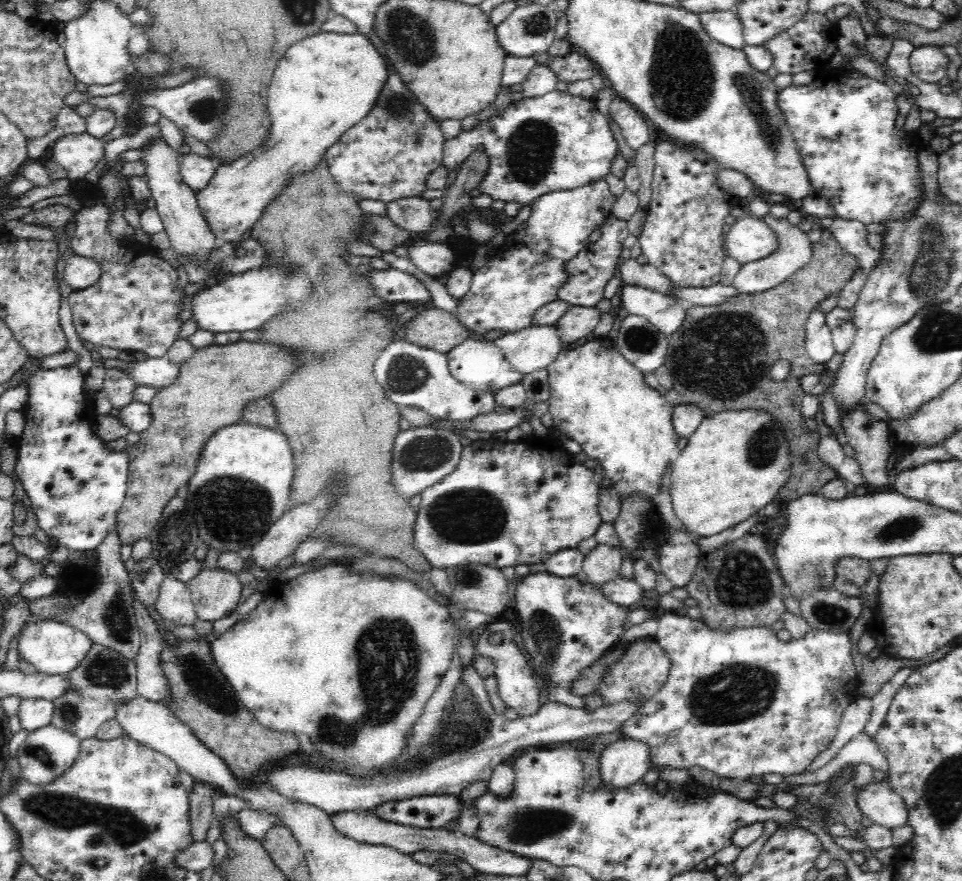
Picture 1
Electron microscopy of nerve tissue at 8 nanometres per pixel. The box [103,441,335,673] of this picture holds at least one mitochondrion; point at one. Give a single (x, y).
(242, 512)

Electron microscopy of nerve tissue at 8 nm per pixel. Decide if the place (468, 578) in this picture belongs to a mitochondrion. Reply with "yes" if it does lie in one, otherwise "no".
yes

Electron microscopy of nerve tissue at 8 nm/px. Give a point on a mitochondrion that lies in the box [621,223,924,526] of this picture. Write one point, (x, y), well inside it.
(743, 338)

